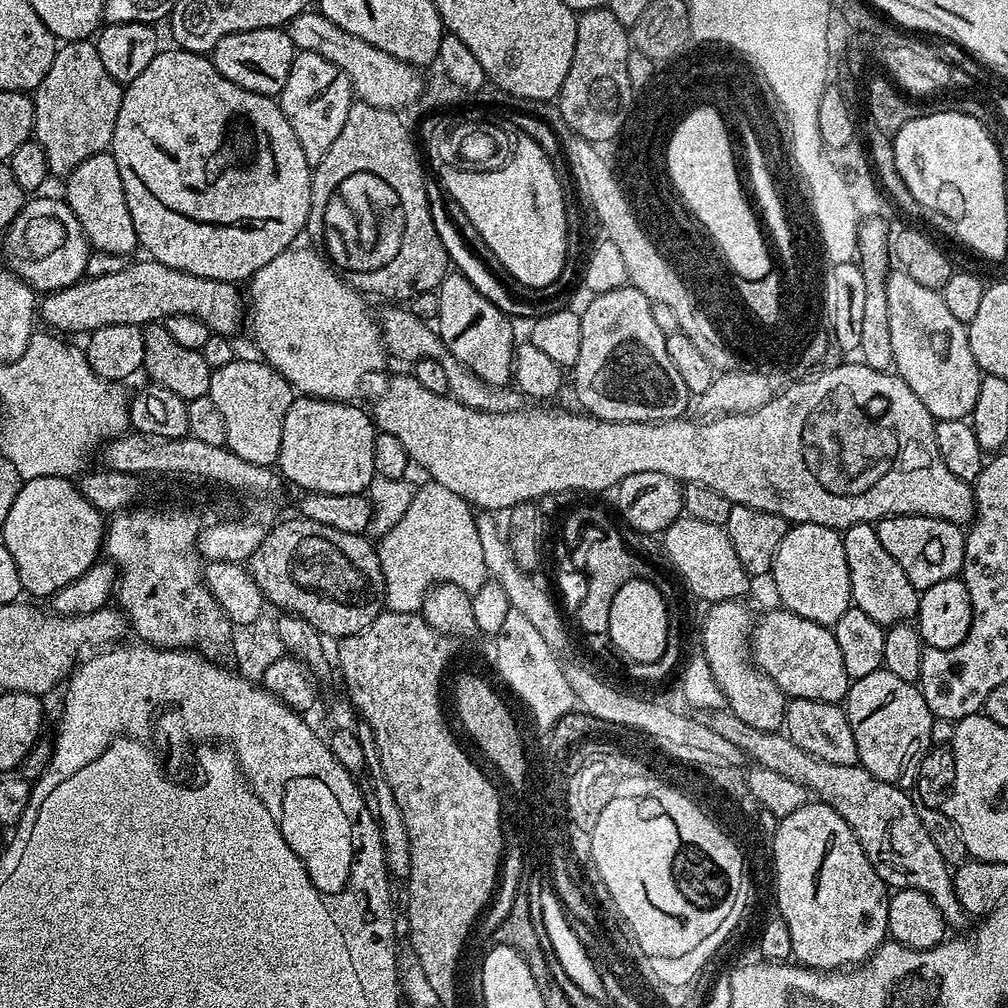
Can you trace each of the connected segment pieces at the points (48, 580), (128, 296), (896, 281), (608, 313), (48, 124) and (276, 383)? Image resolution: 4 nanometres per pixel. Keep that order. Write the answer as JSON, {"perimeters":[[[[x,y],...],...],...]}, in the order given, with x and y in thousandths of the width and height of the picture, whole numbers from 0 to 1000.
{"perimeters":[[[[47,472],[25,476],[20,481],[18,494],[14,494],[14,502],[10,502],[10,510],[6,510],[6,518],[2,522],[2,538],[6,546],[14,553],[18,561],[20,582],[32,591],[51,593],[55,587],[62,585],[73,573],[85,569],[91,560],[96,559],[103,542],[105,516],[100,508],[79,489],[78,483],[66,472]]],[[[142,256],[143,258],[139,258],[136,262],[131,262],[131,260],[124,261],[124,264],[121,268],[117,268],[117,272],[105,272],[101,276],[93,276],[92,278],[88,278],[86,276],[82,278],[78,278],[77,281],[71,282],[68,286],[63,286],[62,288],[58,288],[57,290],[47,291],[39,299],[38,302],[38,313],[41,318],[44,317],[49,326],[55,327],[60,331],[67,331],[63,329],[83,329],[82,331],[89,331],[93,327],[97,327],[101,323],[125,323],[126,321],[138,321],[140,323],[146,323],[148,321],[153,321],[156,319],[162,319],[167,316],[169,313],[176,313],[177,312],[185,312],[186,313],[191,313],[192,315],[196,315],[200,318],[200,320],[205,323],[207,327],[214,331],[230,331],[230,328],[233,327],[234,324],[238,321],[238,316],[243,316],[244,313],[244,306],[238,303],[238,294],[240,298],[240,290],[234,282],[225,282],[224,280],[220,280],[219,278],[209,278],[208,276],[196,276],[192,272],[185,272],[181,268],[173,268],[169,264],[165,264],[164,262],[159,262],[156,258],[152,258],[150,256]]],[[[892,268],[881,271],[879,304],[883,304],[883,343],[889,372],[911,391],[926,417],[960,417],[966,399],[970,399],[974,370],[962,351],[958,322],[942,312],[930,287],[915,284]]],[[[626,284],[587,294],[584,299],[575,310],[577,339],[573,346],[573,359],[565,366],[565,381],[571,384],[574,404],[592,417],[641,421],[648,417],[676,416],[682,410],[679,408],[683,405],[685,390],[669,359],[665,359],[665,351],[661,351],[661,333],[649,320],[648,299],[643,298],[637,288]]],[[[90,39],[69,40],[57,47],[46,77],[42,77],[34,91],[34,138],[46,149],[48,170],[53,176],[66,176],[85,157],[110,148],[113,121],[117,121],[122,96],[121,85],[101,65],[101,58]]],[[[235,355],[224,363],[213,366],[208,375],[208,387],[205,393],[212,395],[212,403],[220,410],[224,418],[224,442],[236,454],[244,454],[244,458],[252,458],[256,462],[270,462],[277,457],[280,442],[280,419],[284,419],[284,407],[288,407],[292,396],[292,386],[289,381],[269,365],[261,356],[241,357]]]]}

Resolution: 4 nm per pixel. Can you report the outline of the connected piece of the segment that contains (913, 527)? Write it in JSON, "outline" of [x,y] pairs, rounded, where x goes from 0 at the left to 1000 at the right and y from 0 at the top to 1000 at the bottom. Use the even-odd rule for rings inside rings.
{"outline":[[[881,512],[869,517],[871,538],[881,547],[883,554],[895,562],[895,569],[903,573],[910,585],[927,581],[936,575],[942,575],[953,570],[956,562],[957,525],[950,520],[943,520],[935,514],[918,512]]]}

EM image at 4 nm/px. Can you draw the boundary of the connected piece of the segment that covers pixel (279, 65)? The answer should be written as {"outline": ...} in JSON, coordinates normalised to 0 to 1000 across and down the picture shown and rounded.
{"outline":[[[281,27],[257,28],[224,34],[224,38],[211,46],[208,59],[221,75],[228,77],[228,81],[249,91],[274,97],[284,85],[284,77],[288,77],[288,65],[295,51]]]}

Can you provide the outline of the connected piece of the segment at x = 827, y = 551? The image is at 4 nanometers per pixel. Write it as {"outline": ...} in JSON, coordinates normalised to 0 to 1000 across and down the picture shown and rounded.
{"outline":[[[786,520],[770,547],[764,575],[770,578],[773,598],[783,607],[804,617],[827,621],[845,599],[836,531],[811,520]]]}

